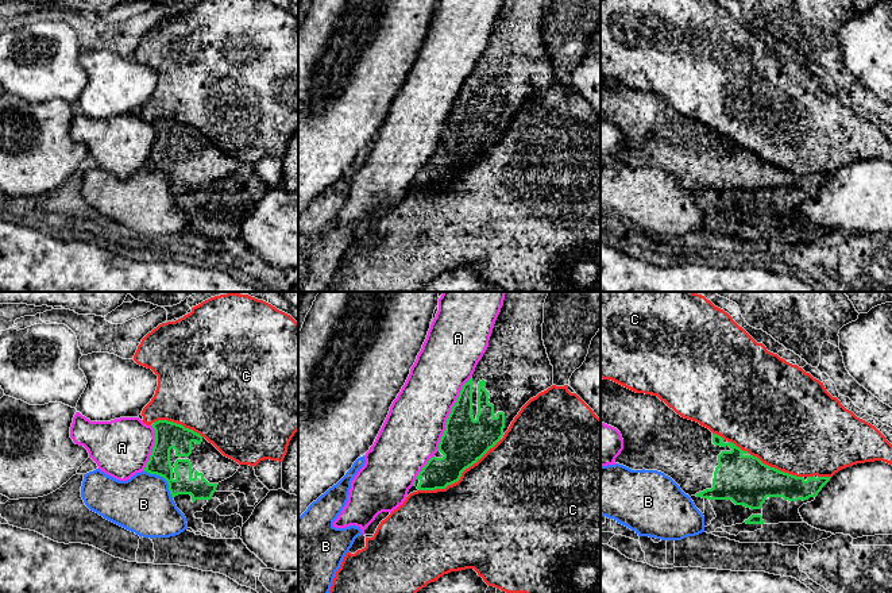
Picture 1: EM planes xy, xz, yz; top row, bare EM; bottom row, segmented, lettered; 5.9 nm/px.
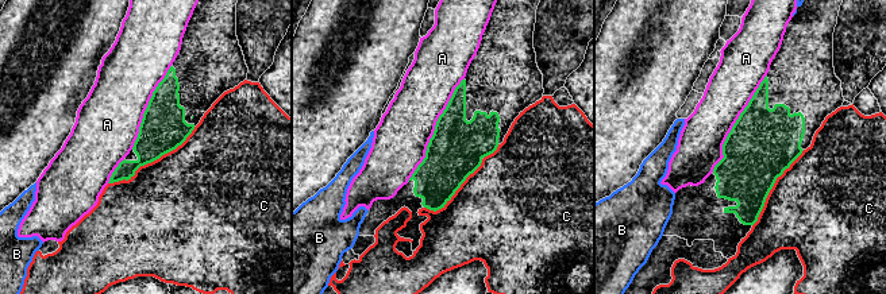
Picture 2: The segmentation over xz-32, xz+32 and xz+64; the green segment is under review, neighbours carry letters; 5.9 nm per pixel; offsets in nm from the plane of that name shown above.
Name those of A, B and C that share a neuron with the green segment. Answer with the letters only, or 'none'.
none

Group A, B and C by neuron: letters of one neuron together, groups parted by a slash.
A / B / C

